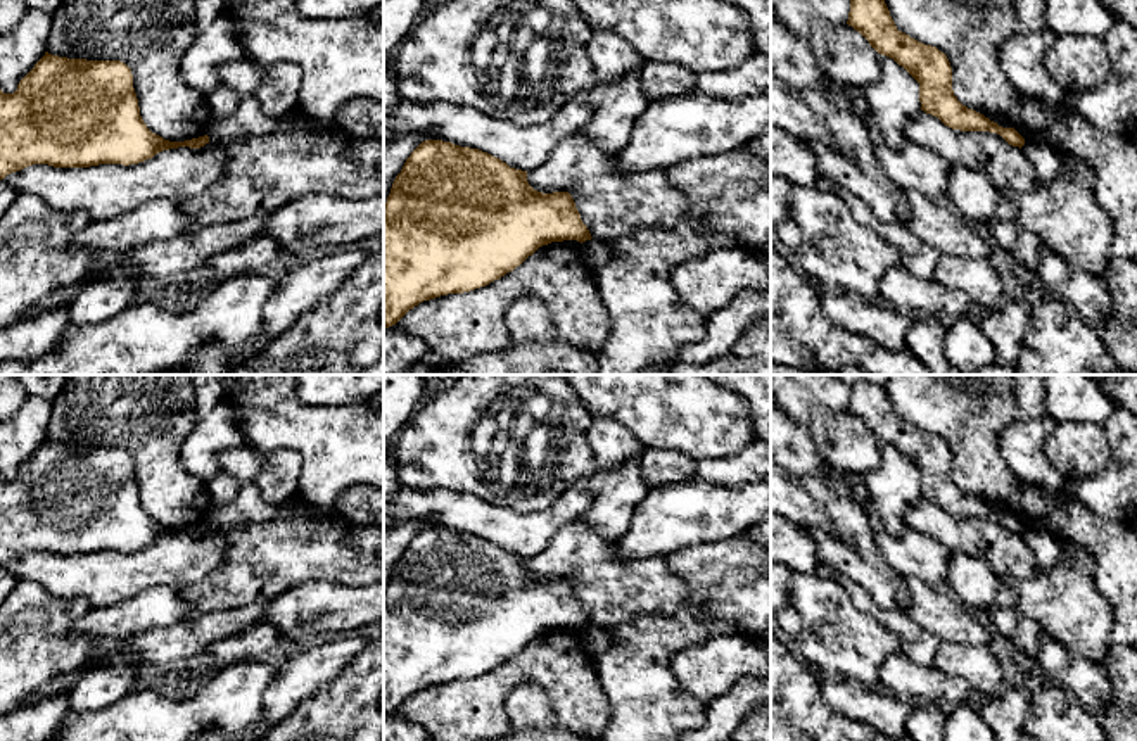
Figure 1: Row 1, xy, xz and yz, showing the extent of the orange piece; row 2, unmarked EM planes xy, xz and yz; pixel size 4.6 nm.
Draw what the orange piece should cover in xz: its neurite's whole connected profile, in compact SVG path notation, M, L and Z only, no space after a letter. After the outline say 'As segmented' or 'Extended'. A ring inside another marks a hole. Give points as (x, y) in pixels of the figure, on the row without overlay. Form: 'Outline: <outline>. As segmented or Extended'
Outline: M425 527L406 546L384 592L384 717L423 687L470 679L499 667L543 632L591 625L568 579L537 579L529 572L527 558L510 554L487 539Z. As segmented

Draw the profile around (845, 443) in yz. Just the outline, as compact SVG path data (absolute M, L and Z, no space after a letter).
M771 375L771 397L812 434L823 459L835 470L866 475L881 463L883 442L859 418L823 408L790 375Z

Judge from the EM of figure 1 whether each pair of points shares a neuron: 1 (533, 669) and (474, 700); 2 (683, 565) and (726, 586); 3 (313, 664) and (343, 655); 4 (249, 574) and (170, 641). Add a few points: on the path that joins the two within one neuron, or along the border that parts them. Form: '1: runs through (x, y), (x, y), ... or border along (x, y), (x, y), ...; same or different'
1: runs through (519, 671), (501, 679), (488, 693); same
2: runs through (693, 565), (705, 567), (716, 576); same
3: runs through (320, 664), (336, 655); same
4: border along (242, 605), (232, 610), (192, 614); different

